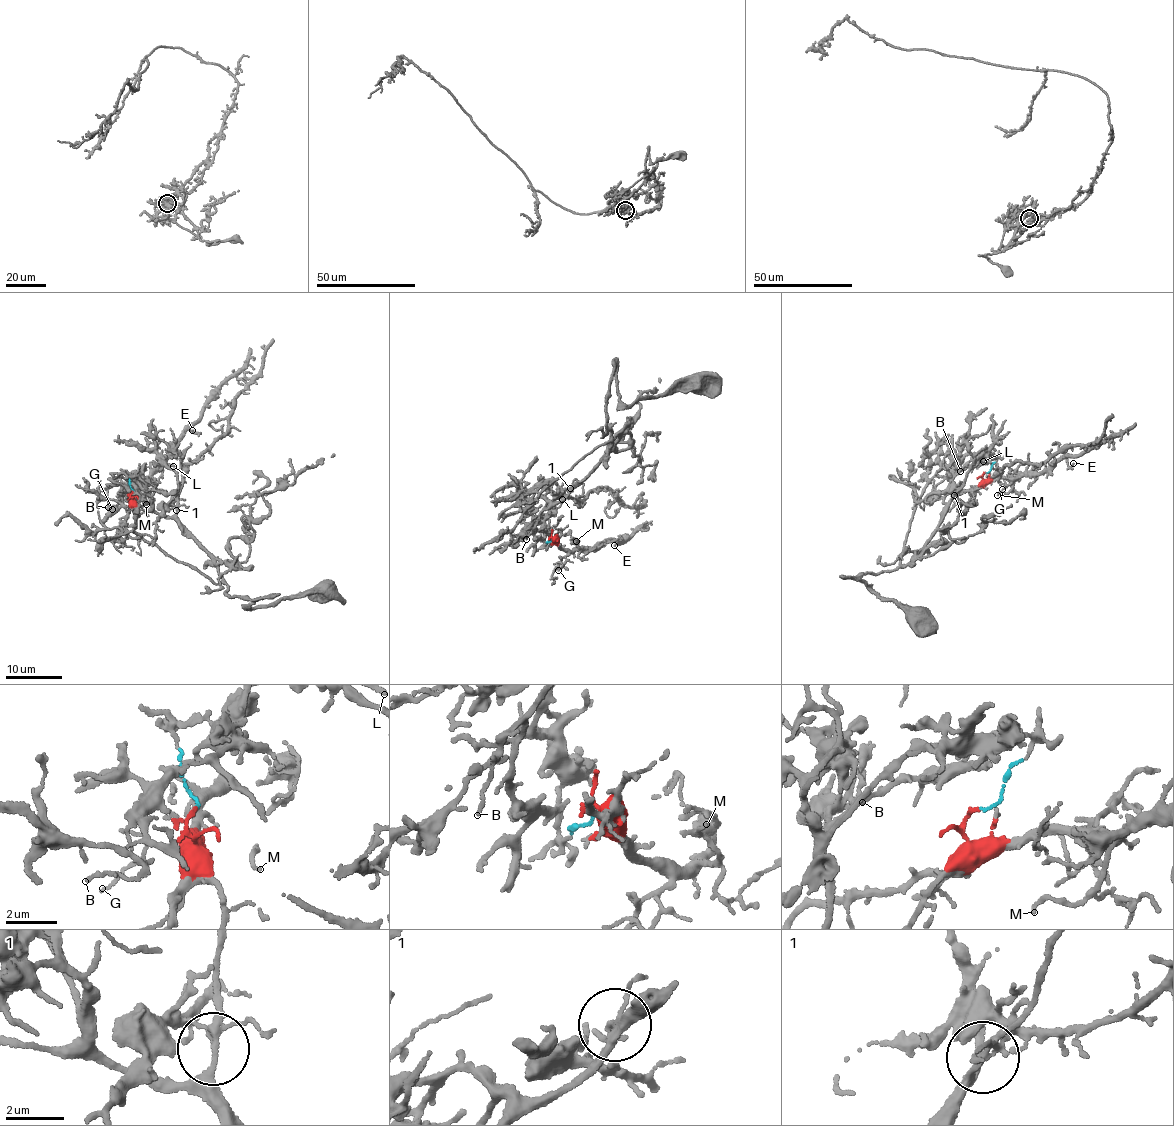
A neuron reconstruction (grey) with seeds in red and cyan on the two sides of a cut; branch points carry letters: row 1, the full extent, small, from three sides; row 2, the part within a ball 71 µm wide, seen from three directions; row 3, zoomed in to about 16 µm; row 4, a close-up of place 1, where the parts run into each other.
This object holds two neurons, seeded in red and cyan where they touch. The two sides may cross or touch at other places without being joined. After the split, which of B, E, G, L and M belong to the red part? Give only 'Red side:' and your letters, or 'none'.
Red side: E, G, M

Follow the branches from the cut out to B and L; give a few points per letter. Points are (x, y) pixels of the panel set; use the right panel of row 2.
B: (985, 473), (997, 458), (971, 460), (963, 464), (950, 482), (954, 473), (960, 470)
L: (985, 473), (996, 456), (969, 460), (954, 478), (951, 499), (978, 457), (987, 457), (982, 461)

